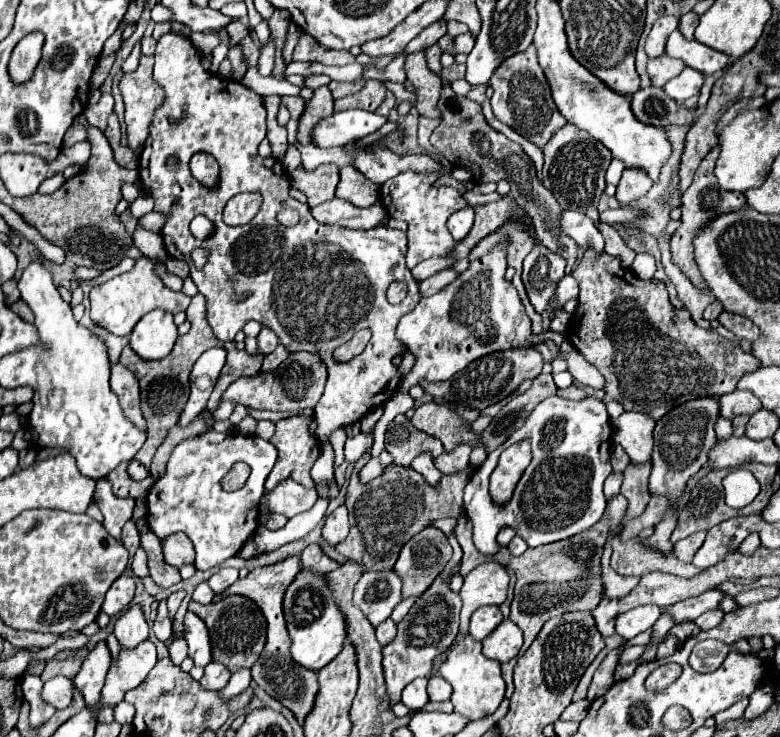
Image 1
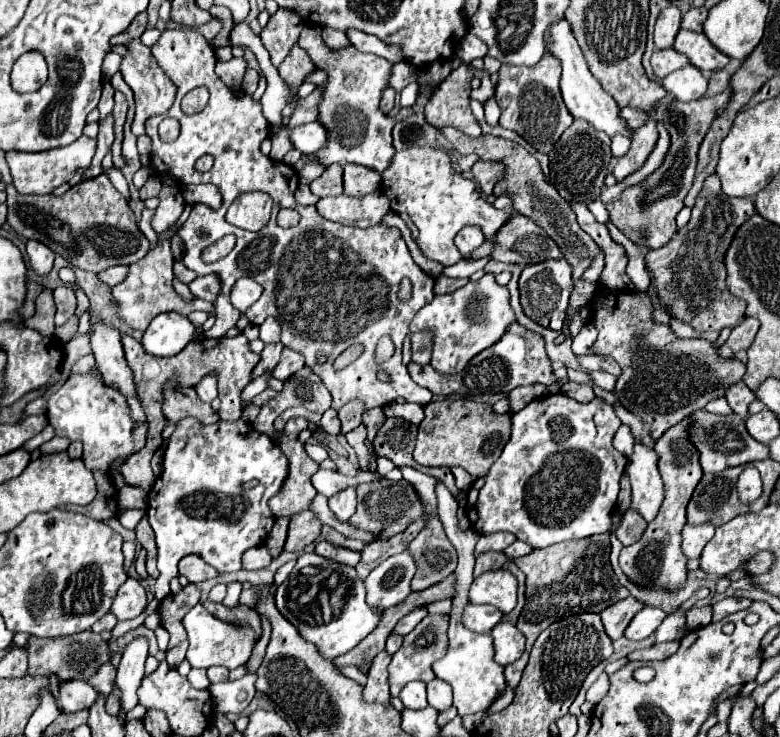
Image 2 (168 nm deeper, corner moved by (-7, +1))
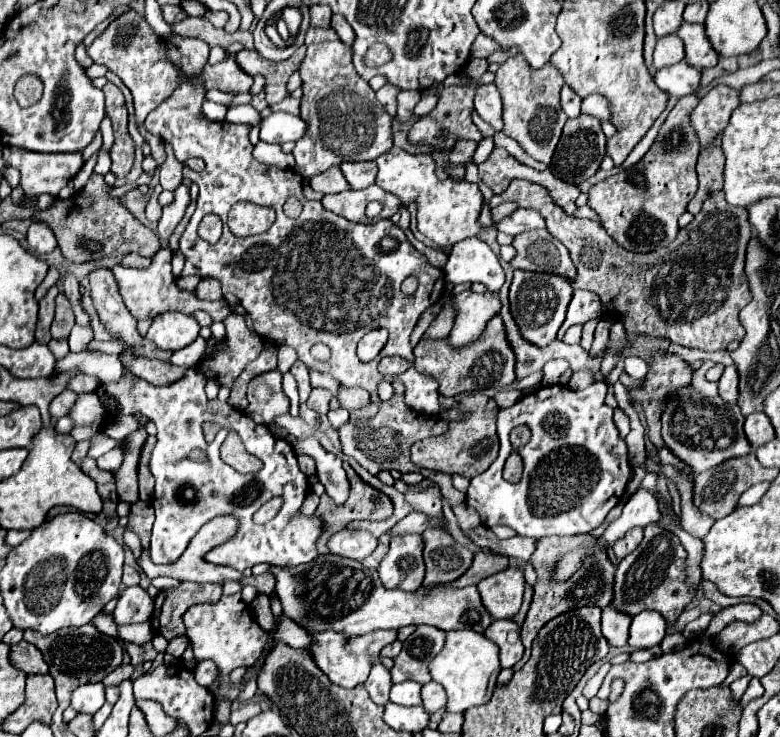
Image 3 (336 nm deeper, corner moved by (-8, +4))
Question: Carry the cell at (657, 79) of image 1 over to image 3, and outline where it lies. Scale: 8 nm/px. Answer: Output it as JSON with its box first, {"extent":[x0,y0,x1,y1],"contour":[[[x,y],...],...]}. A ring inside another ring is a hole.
{"extent":[653,33,685,69],"contour":[[[671,33],[671,35],[665,35],[665,37],[657,39],[655,53],[653,53],[655,69],[663,69],[663,67],[679,63],[683,59],[685,59],[683,41],[677,37],[677,33]]]}

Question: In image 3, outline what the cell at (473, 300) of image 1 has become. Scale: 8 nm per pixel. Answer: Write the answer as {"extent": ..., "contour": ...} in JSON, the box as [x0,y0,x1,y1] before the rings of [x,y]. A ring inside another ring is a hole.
{"extent":[449,291,499,347],"contour":[[[463,291],[459,295],[455,295],[455,305],[457,305],[457,317],[455,317],[455,325],[451,329],[449,341],[451,345],[459,347],[459,345],[467,345],[471,341],[475,341],[479,337],[479,333],[483,333],[485,323],[499,313],[499,299],[497,293],[485,293],[485,295],[477,295],[473,291]]]}

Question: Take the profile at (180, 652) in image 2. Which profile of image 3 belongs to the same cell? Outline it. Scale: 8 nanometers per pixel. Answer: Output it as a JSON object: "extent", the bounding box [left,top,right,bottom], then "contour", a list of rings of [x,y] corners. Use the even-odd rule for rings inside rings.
{"extent":[167,637,187,659],"contour":[[[175,637],[175,639],[171,639],[169,645],[167,645],[167,653],[173,655],[175,659],[179,659],[179,657],[183,655],[185,647],[187,647],[187,637]]]}

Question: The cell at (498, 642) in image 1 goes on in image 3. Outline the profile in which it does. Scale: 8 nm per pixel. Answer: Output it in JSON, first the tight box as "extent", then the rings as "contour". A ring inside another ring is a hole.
{"extent":[483,621,523,667],"contour":[[[493,621],[483,635],[499,647],[501,667],[513,667],[523,657],[523,643],[519,639],[519,627],[515,621]]]}

